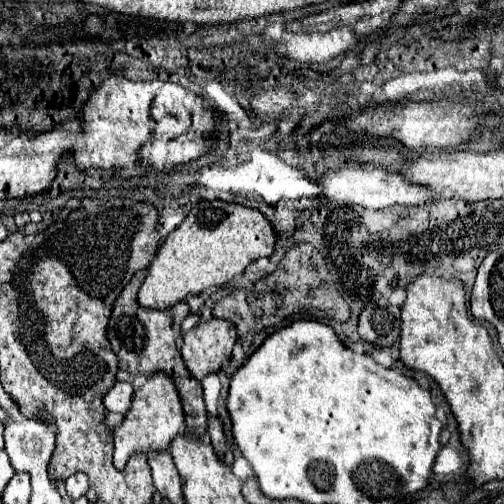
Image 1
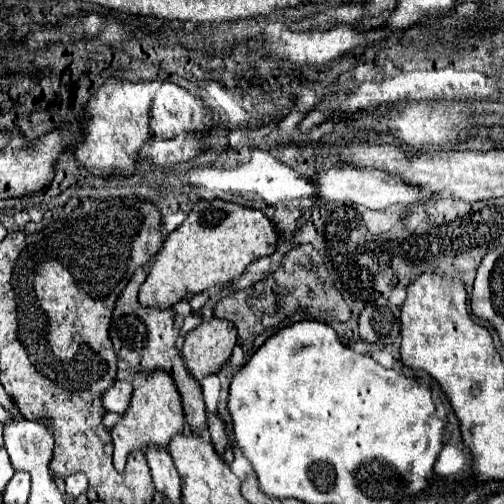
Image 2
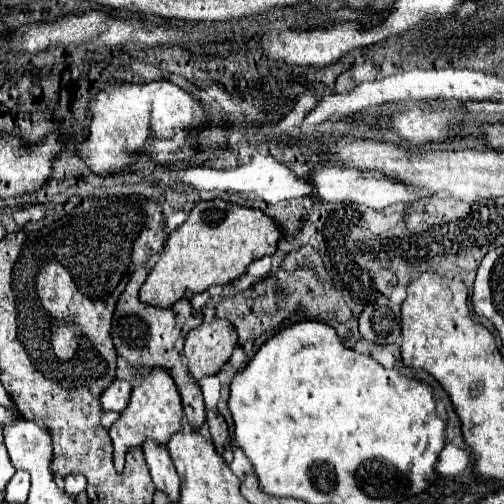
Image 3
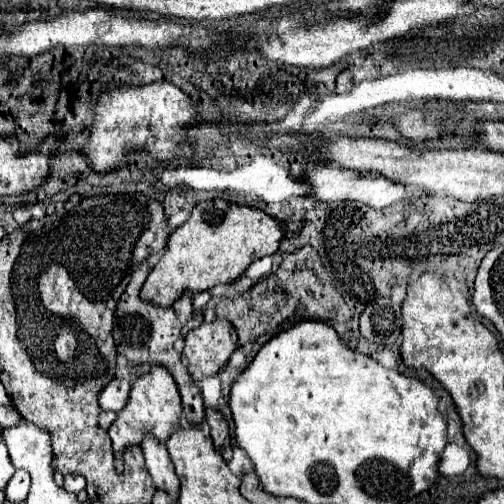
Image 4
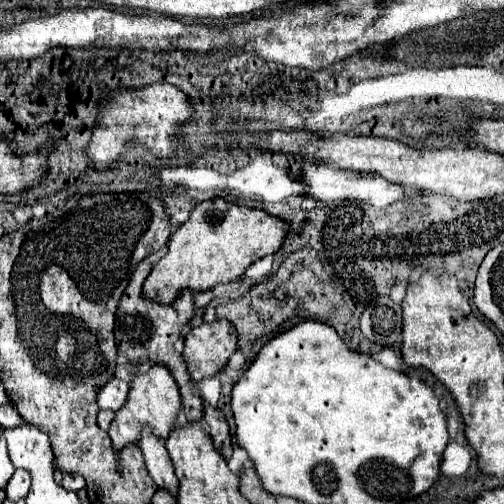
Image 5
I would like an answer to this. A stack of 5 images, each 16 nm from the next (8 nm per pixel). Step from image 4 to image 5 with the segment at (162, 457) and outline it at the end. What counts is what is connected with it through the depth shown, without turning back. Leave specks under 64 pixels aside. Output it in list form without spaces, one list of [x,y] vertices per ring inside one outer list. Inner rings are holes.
[[[142,428],[138,448],[142,450],[142,454],[146,458],[146,468],[152,476],[152,480],[156,482],[156,486],[158,488],[168,488],[176,496],[178,480],[176,480],[174,466],[172,466],[172,460],[168,456],[168,450],[164,446],[164,440],[158,438],[152,432],[152,428]]]

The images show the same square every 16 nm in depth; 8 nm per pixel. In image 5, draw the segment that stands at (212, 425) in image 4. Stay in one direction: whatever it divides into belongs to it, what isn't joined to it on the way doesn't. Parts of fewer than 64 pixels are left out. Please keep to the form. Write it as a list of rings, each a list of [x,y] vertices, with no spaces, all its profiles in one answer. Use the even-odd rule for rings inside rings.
[[[204,402],[204,422],[210,428],[210,436],[212,436],[216,450],[228,460],[232,456],[232,440],[230,440],[228,422],[226,422],[222,410]]]

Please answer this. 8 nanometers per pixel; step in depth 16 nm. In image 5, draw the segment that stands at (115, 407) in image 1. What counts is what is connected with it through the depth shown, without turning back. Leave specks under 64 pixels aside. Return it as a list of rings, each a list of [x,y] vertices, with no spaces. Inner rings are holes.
[[[112,378],[110,382],[106,382],[98,394],[96,394],[96,404],[98,408],[108,408],[108,410],[116,410],[124,404],[126,396],[128,396],[128,388],[130,384],[118,378]]]

